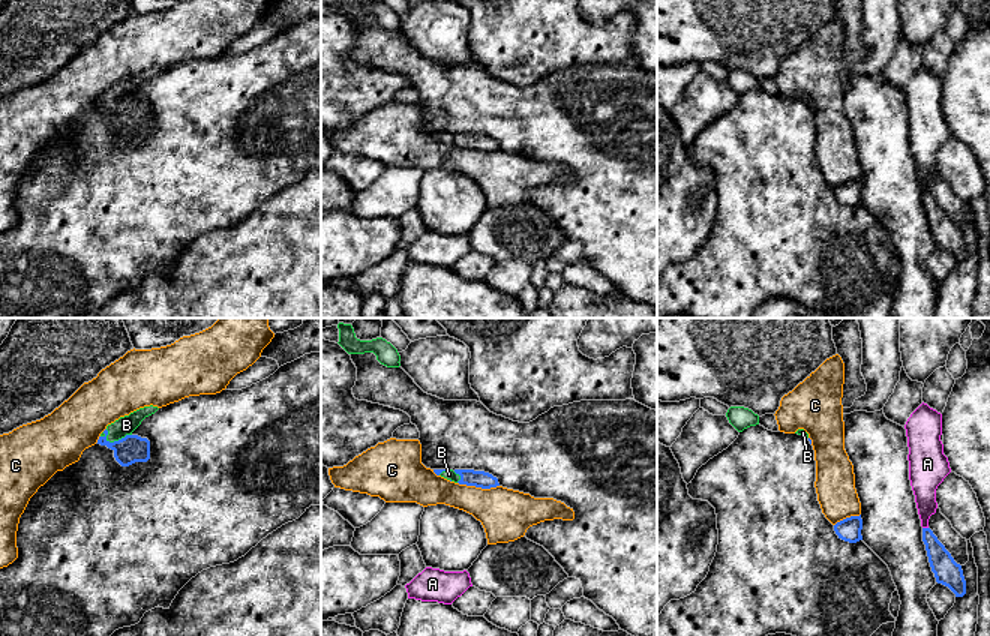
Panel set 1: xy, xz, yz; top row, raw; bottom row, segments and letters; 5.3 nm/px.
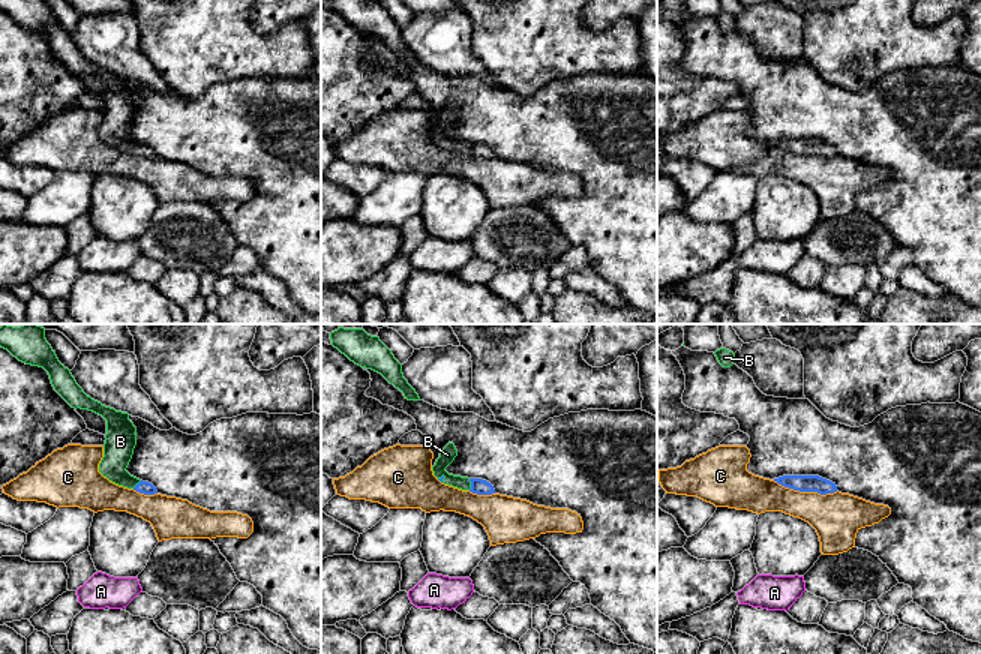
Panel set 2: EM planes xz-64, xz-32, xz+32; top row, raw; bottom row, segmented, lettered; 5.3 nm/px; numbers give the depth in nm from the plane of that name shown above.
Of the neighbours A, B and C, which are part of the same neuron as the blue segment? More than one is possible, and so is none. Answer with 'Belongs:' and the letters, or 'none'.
Belongs: B

